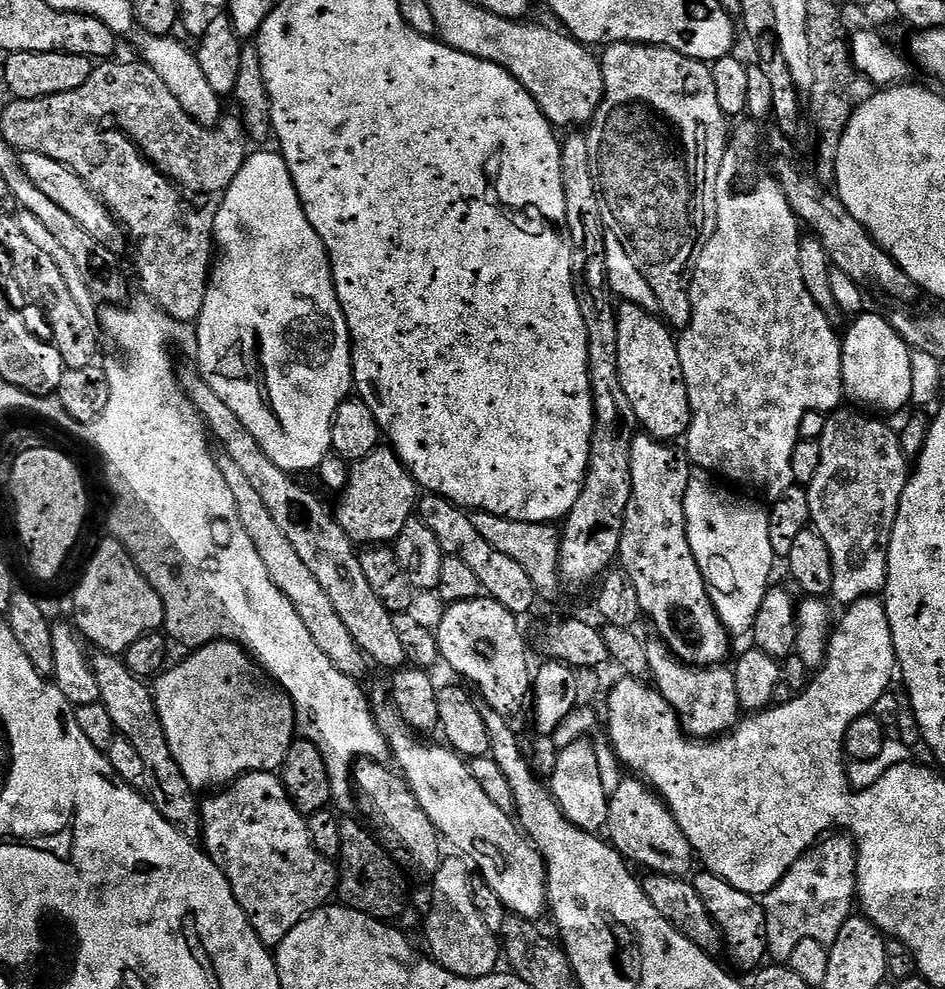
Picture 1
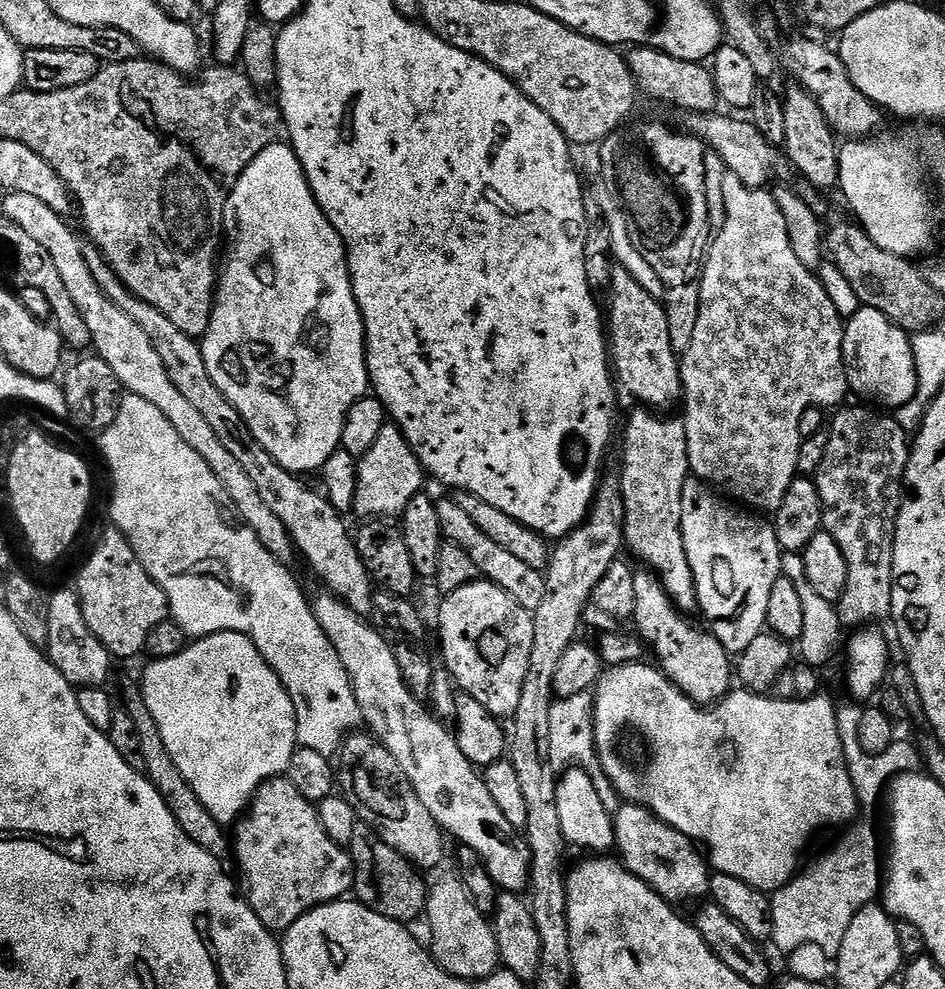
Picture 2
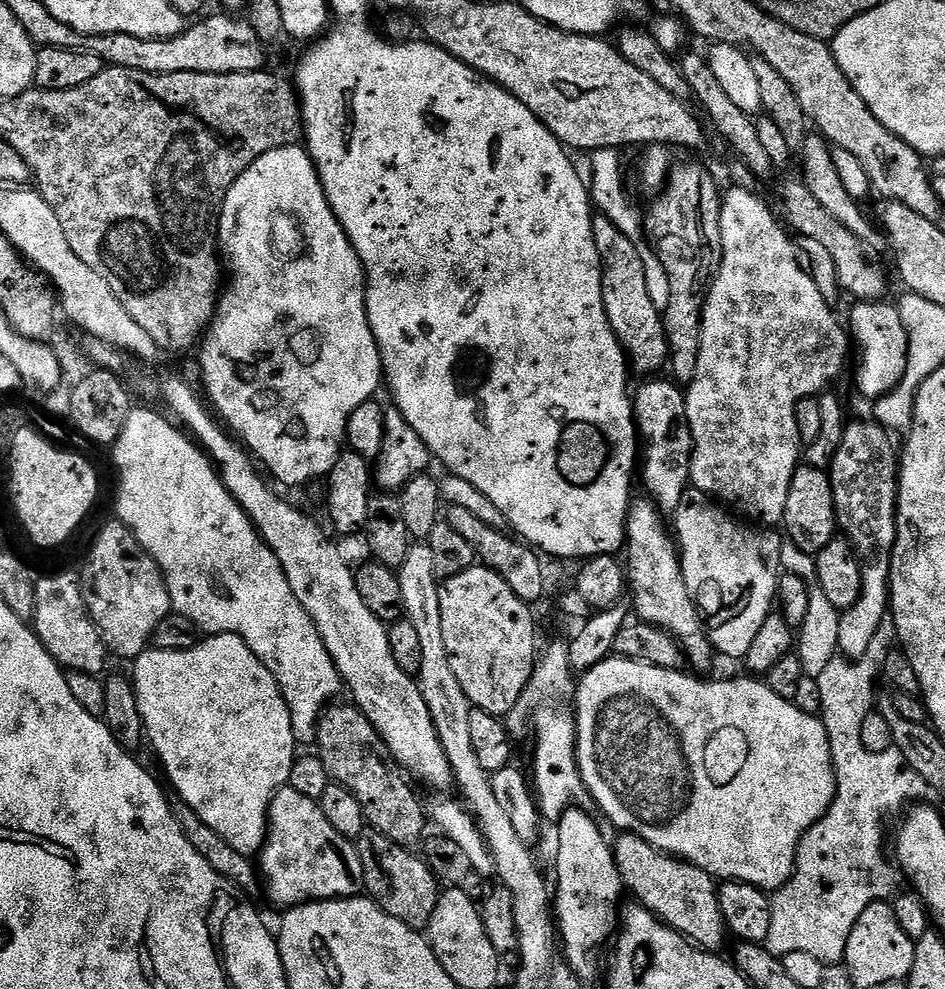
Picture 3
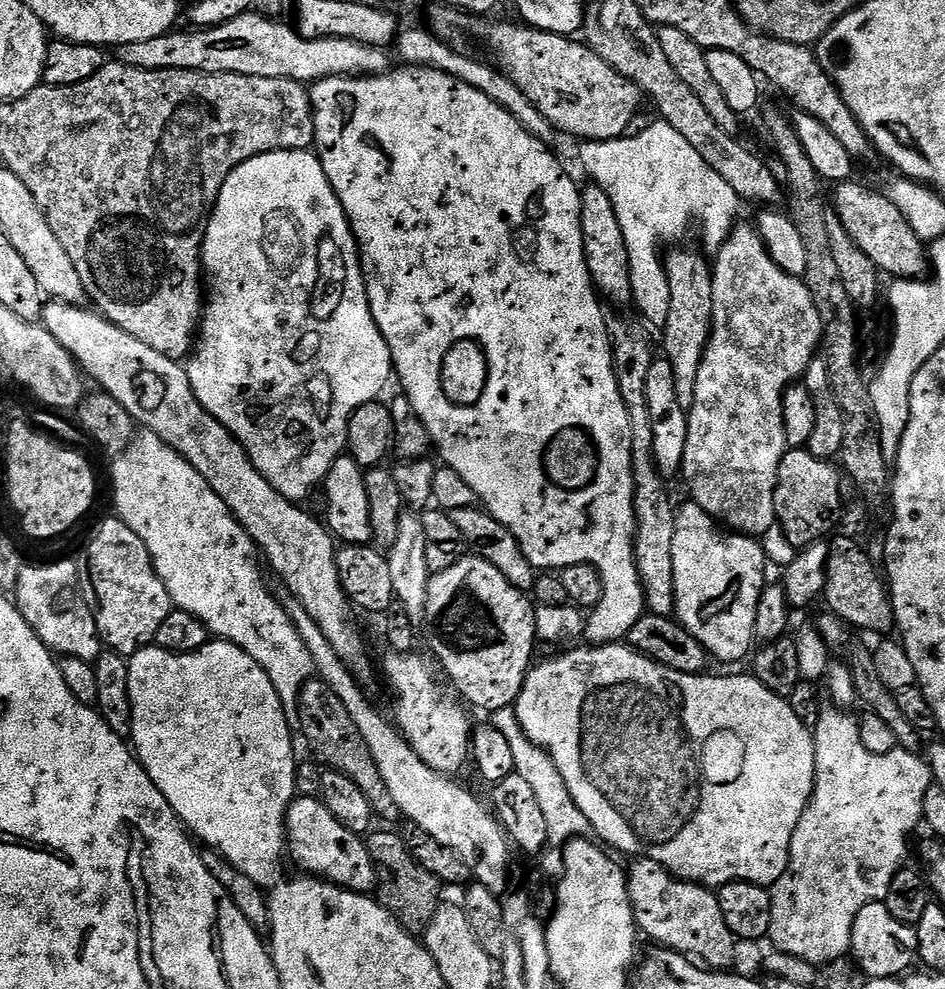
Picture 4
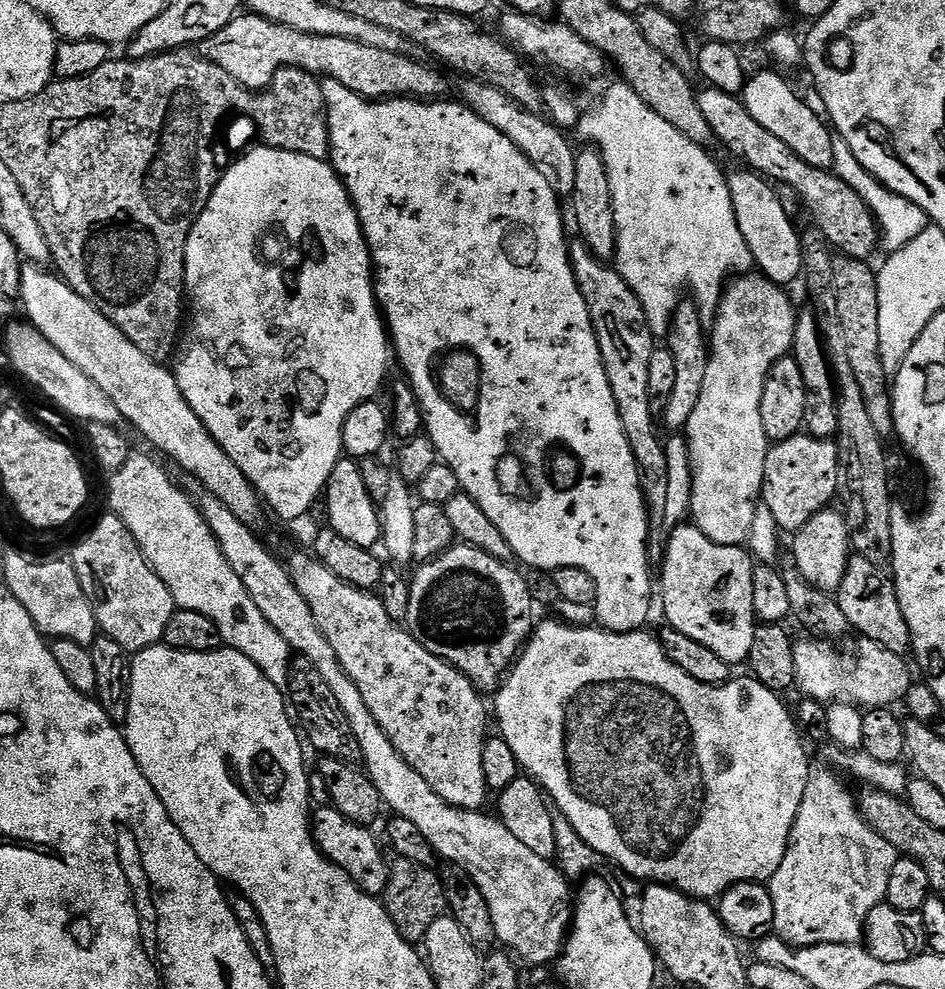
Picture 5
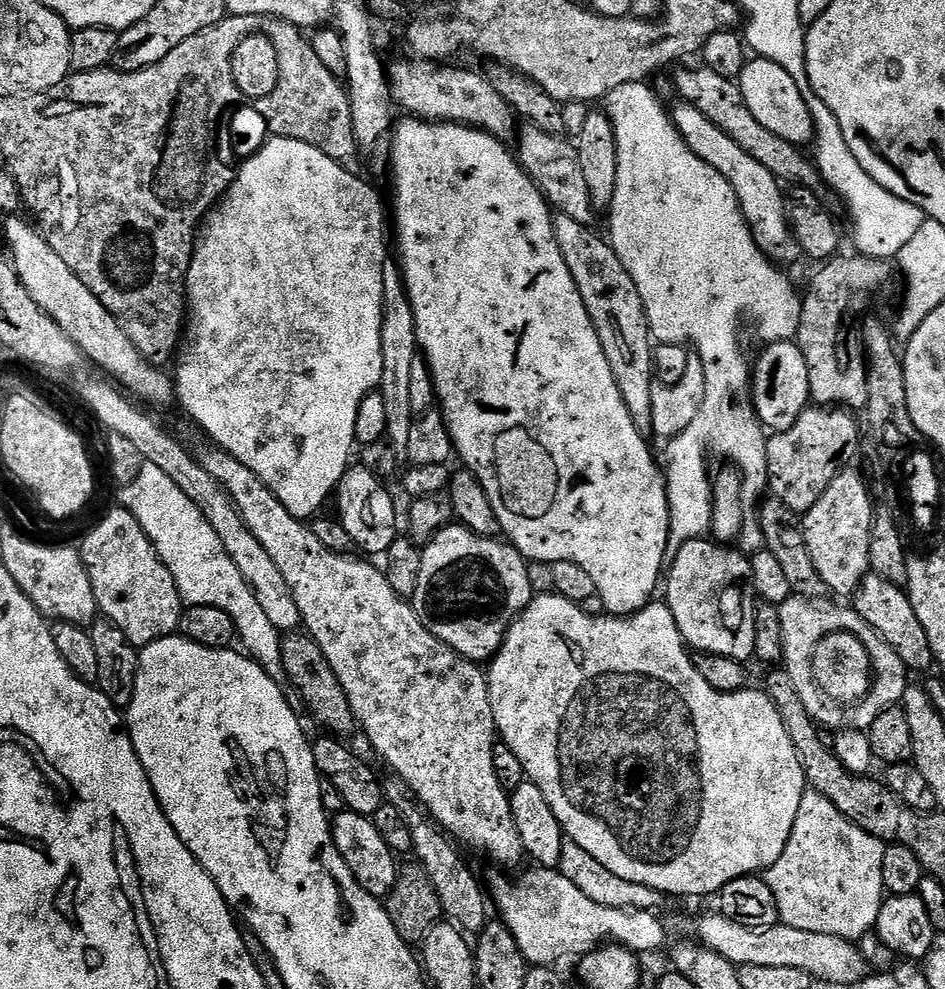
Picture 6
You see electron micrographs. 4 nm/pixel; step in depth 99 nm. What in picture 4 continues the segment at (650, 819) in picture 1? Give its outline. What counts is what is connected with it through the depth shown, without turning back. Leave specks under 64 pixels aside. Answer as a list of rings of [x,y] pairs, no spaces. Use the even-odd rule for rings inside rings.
[[[636,858],[630,864],[626,875],[637,929],[643,935],[645,932],[653,945],[683,952],[685,956],[703,962],[709,969],[731,969],[736,960],[738,941],[722,918],[719,895],[711,887],[673,876],[653,860]]]

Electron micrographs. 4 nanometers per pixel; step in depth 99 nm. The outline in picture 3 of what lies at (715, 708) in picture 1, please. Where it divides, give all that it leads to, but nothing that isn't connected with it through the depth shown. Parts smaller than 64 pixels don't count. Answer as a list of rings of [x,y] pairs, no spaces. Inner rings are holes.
[[[636,498],[629,503],[622,556],[626,561],[626,588],[636,607],[635,619],[669,632],[680,643],[687,667],[693,673],[708,674],[714,649],[696,603],[690,598],[690,590],[686,590],[678,545],[669,525],[667,528],[660,519],[661,513],[647,499]]]

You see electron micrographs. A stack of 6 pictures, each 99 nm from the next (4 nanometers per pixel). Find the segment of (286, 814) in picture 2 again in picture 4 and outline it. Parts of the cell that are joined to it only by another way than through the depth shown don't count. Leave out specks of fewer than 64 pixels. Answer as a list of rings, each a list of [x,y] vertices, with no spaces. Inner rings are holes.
[[[297,795],[295,806],[284,817],[286,852],[301,868],[301,873],[312,878],[323,878],[327,883],[350,891],[368,894],[376,886],[376,868],[368,853],[368,845],[357,833],[350,831],[330,810],[323,800],[314,796]]]

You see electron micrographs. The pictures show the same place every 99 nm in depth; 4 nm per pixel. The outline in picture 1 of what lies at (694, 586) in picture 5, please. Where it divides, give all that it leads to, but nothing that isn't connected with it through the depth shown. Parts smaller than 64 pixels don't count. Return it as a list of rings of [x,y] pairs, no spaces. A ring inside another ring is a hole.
[[[707,470],[693,471],[692,477],[688,480],[684,509],[688,518],[688,540],[692,543],[696,560],[700,563],[709,589],[718,597],[715,601],[716,612],[719,613],[720,620],[729,628],[731,635],[736,637],[743,632],[751,633],[756,627],[760,607],[773,583],[772,567],[776,564],[778,548],[774,543],[774,529],[769,509],[755,504],[748,496],[739,496],[738,493],[731,492],[736,490],[729,487],[727,483],[724,485],[719,482],[724,483]]]

